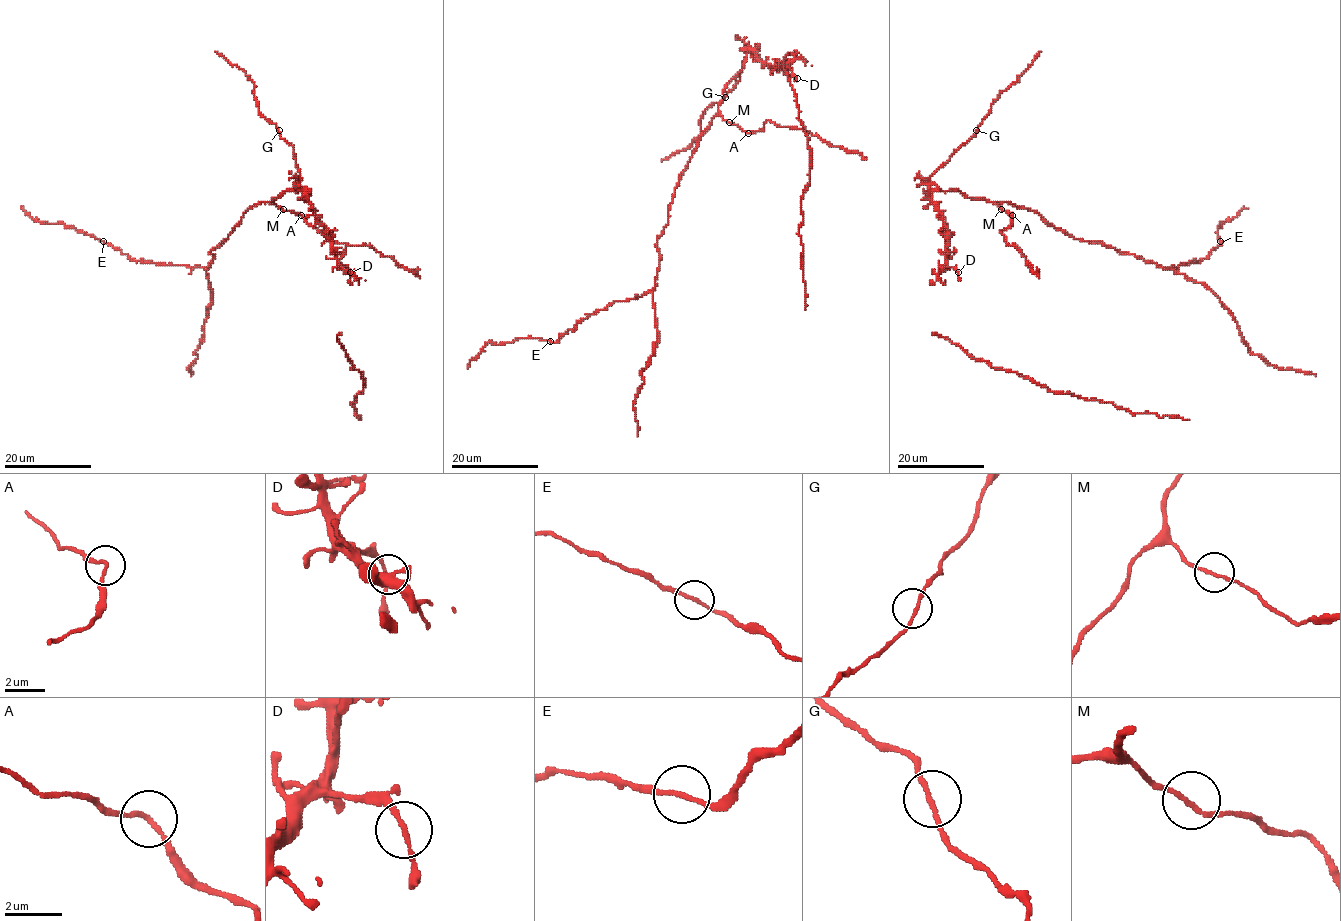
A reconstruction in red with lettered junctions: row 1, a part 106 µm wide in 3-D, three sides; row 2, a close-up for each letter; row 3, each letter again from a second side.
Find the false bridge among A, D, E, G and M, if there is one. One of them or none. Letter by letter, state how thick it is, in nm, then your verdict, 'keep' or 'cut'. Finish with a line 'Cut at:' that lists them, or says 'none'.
A: calibre 140 nm; keep
D: calibre 140 nm; keep
E: calibre 150 nm; keep
G: calibre 160 nm; keep
M: calibre 150 nm; keep
Cut at: none

